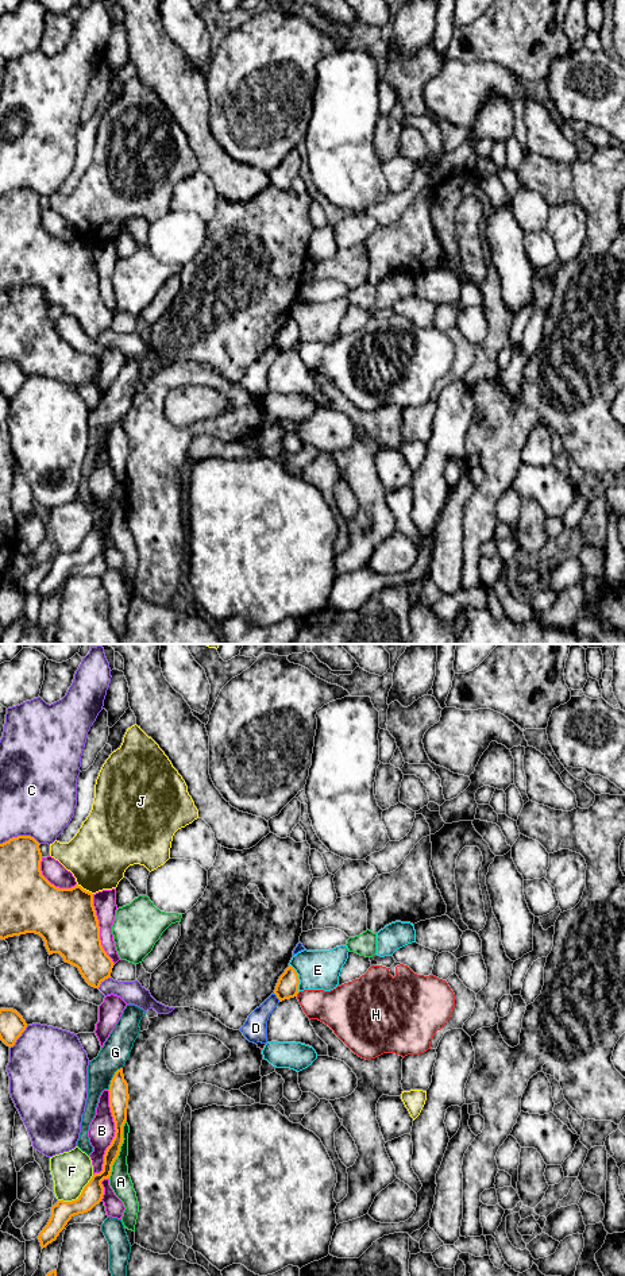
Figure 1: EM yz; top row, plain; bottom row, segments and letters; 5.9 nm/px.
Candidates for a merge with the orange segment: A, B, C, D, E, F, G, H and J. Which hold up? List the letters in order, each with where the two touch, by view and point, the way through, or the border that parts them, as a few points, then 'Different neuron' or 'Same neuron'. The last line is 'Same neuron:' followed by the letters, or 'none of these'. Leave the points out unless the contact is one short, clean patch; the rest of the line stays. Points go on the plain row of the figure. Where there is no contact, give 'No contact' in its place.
A: Touches orange at yz (119, 501). Different neuron
B: Touches orange at yz (115, 486). Different neuron
C: Touches orange at yz (19, 188). Different neuron
D: Touches orange at yz (277, 349). Boundary: yz (274, 344), (280, 353). Different neuron
E: Touches orange at yz (297, 330). Boundary: yz (289, 316), (297, 326), (299, 343). Different neuron
F: Touches orange at yz (80, 547). Different neuron
G: Touches orange at yz (112, 430). Different neuron
H: Touches orange at yz (297, 344). Boundary: yz (299, 344), (296, 347). Different neuron
J: Touches orange at yz (85, 242). Different neuron
Same neuron: none of these

